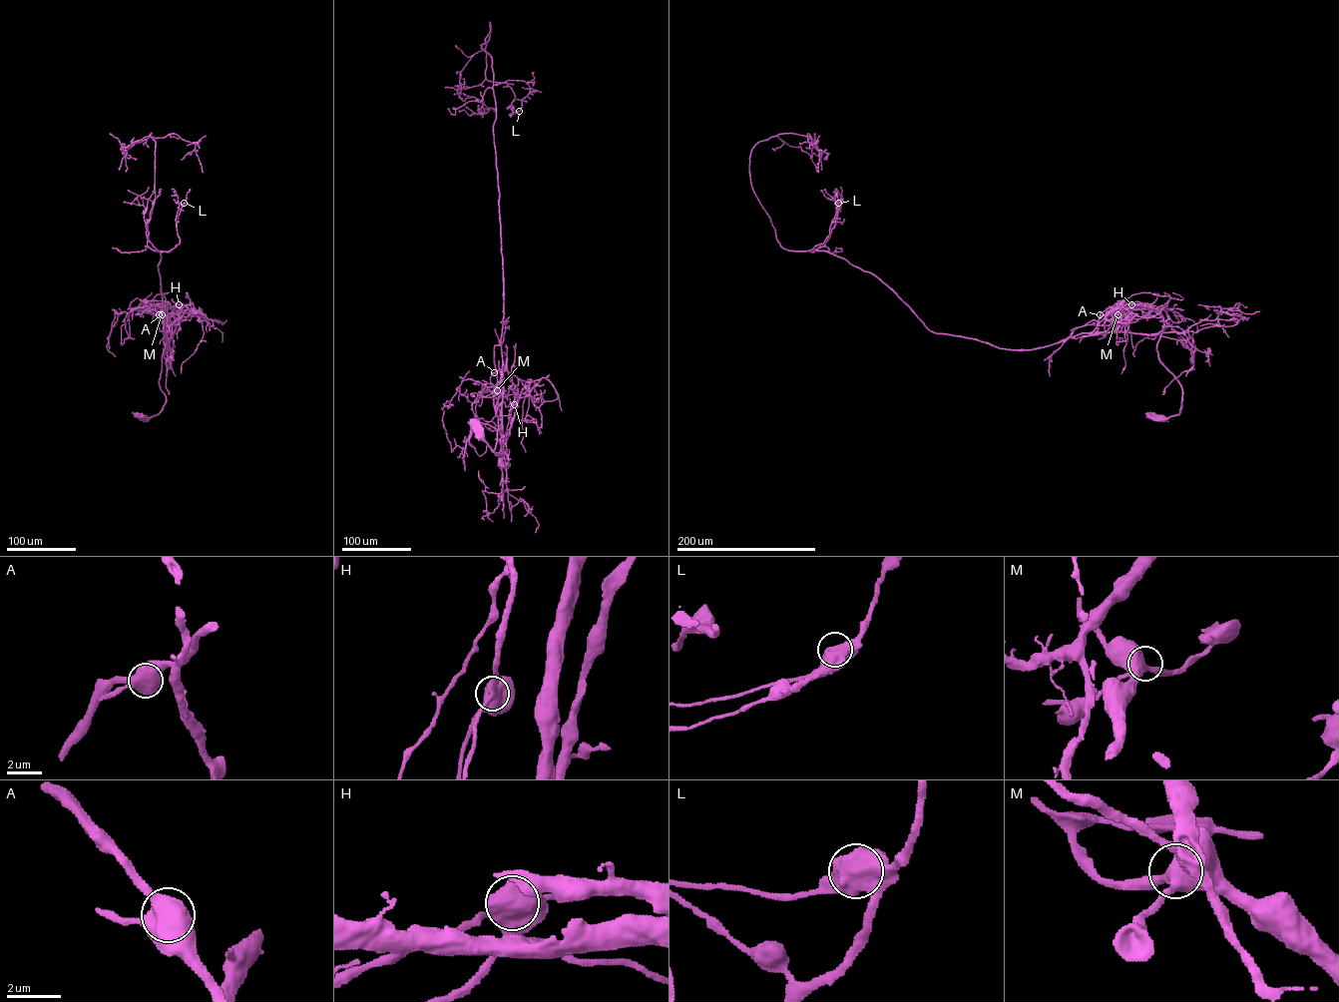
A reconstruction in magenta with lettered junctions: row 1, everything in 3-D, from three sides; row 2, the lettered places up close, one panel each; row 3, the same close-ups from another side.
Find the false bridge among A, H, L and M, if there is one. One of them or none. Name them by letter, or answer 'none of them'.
none of them

